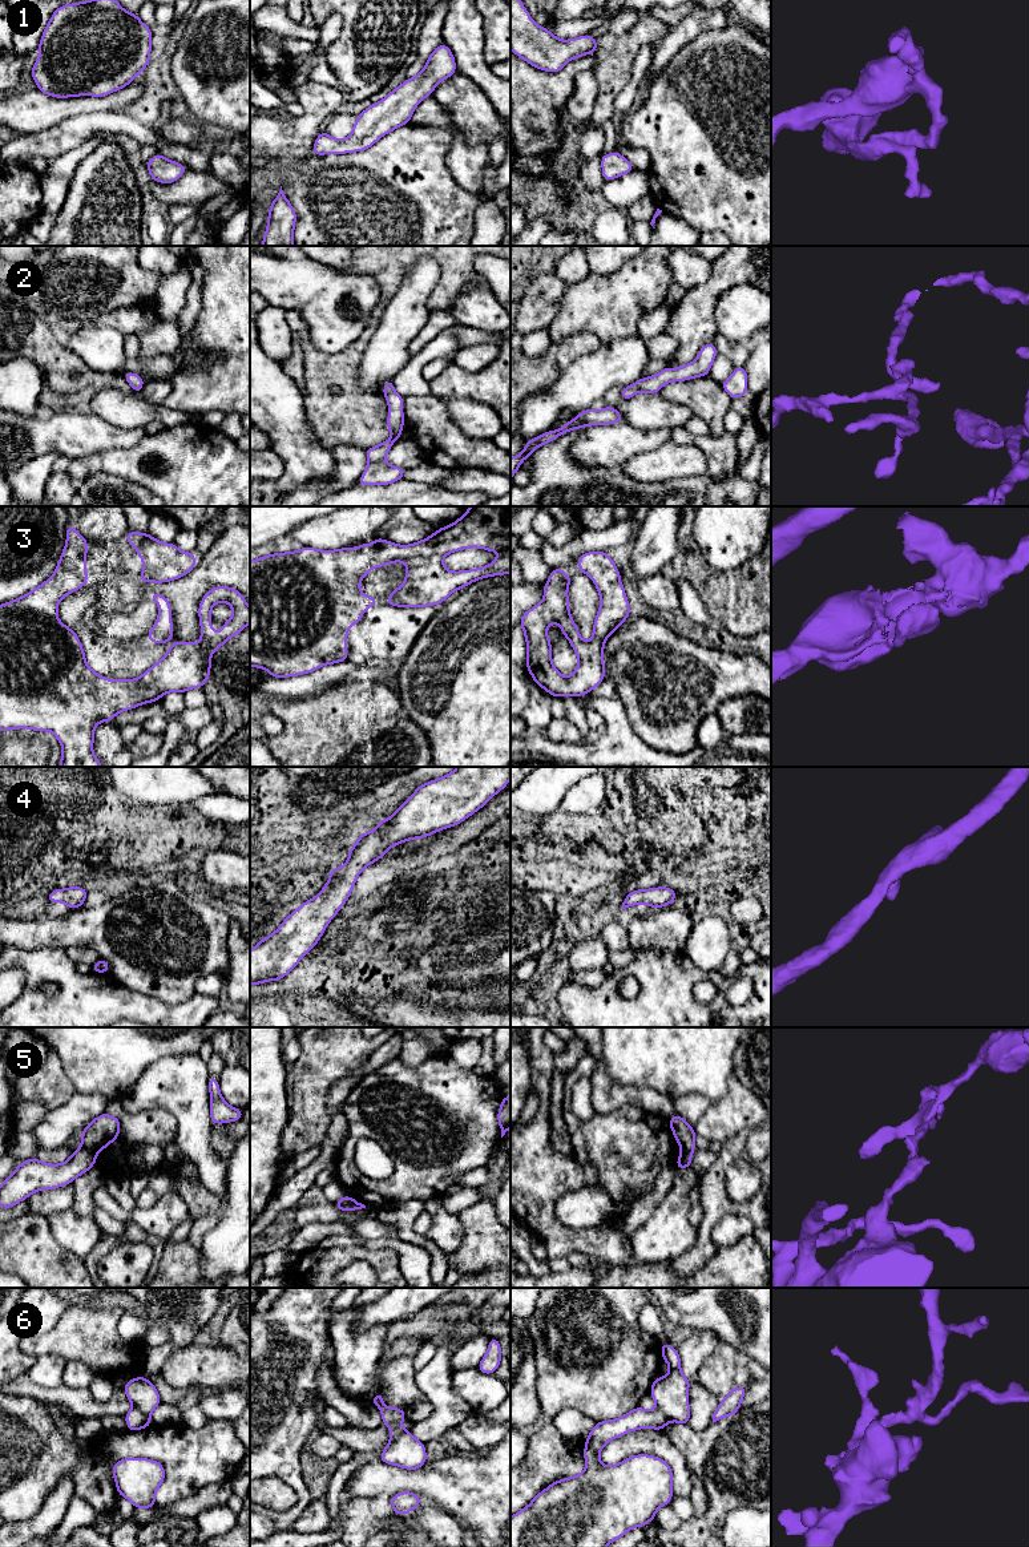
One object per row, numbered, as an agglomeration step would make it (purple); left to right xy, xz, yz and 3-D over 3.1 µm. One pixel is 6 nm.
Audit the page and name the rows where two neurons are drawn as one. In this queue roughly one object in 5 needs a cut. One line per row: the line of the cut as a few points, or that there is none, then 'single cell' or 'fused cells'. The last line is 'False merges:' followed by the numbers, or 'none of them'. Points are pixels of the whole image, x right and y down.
1: no cut | single cell
2: no cut | single cell
3: no cut | single cell
4: no cut | single cell
5: xy (81, 1146), (95, 1156) | fused cells
6: xy (133, 1406), (149, 1417) | fused cells
False merges: 5, 6

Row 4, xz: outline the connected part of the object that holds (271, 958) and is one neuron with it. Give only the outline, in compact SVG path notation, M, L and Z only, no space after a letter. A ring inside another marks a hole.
M457 767L443 777L419 785L391 817L379 820L372 832L363 832L358 837L356 844L348 849L347 863L328 872L326 885L315 897L304 901L273 934L266 936L250 950L250 983L257 986L267 981L279 981L299 964L350 898L354 884L366 867L383 859L384 853L395 845L407 840L424 839L464 821L504 789L509 779L511 767Z

